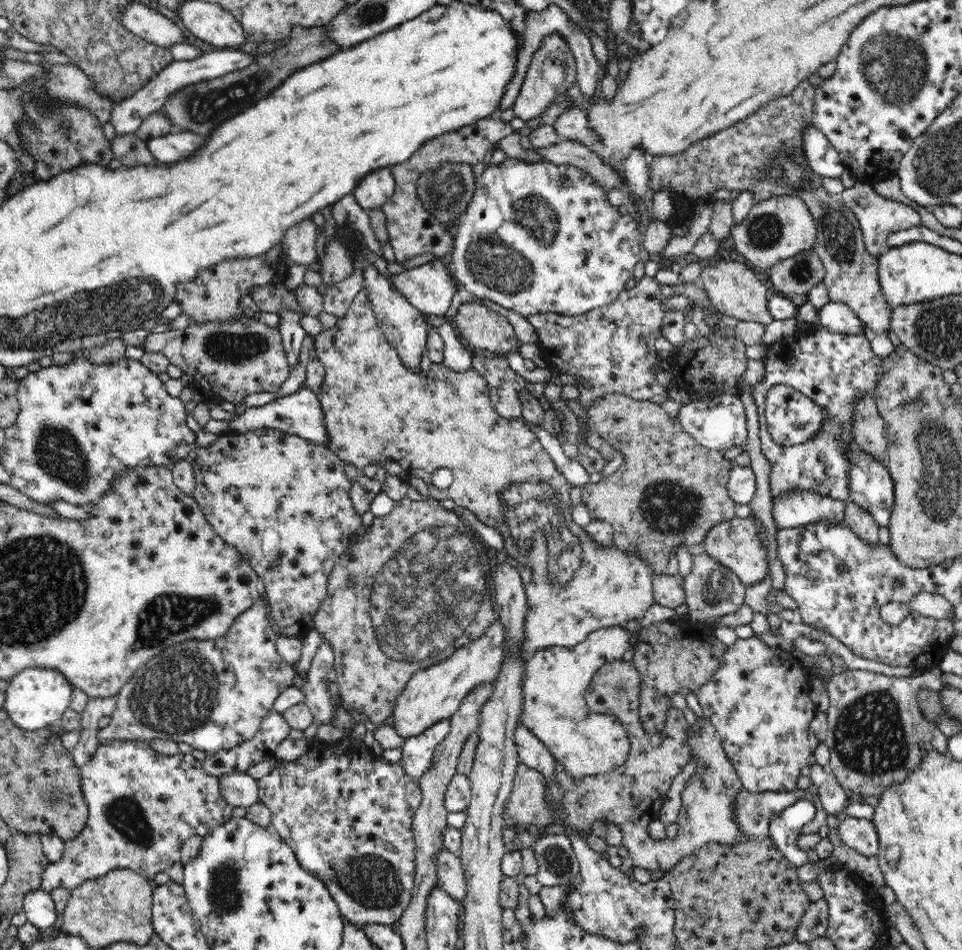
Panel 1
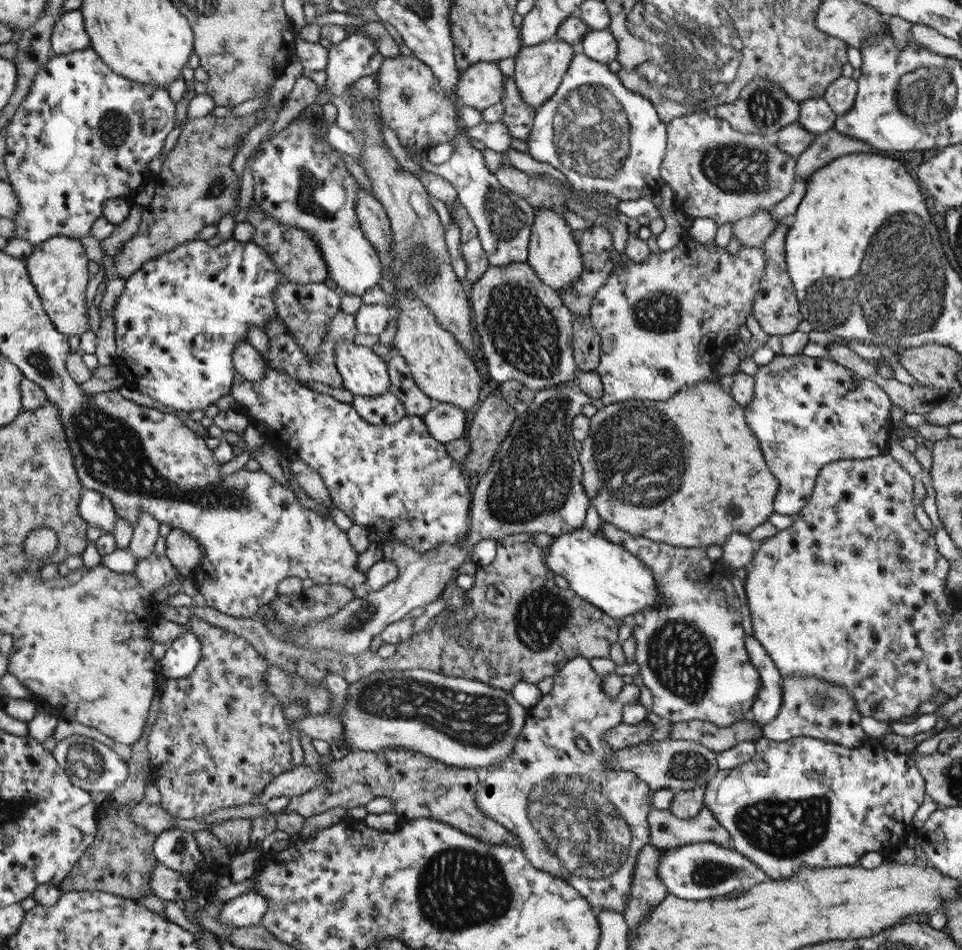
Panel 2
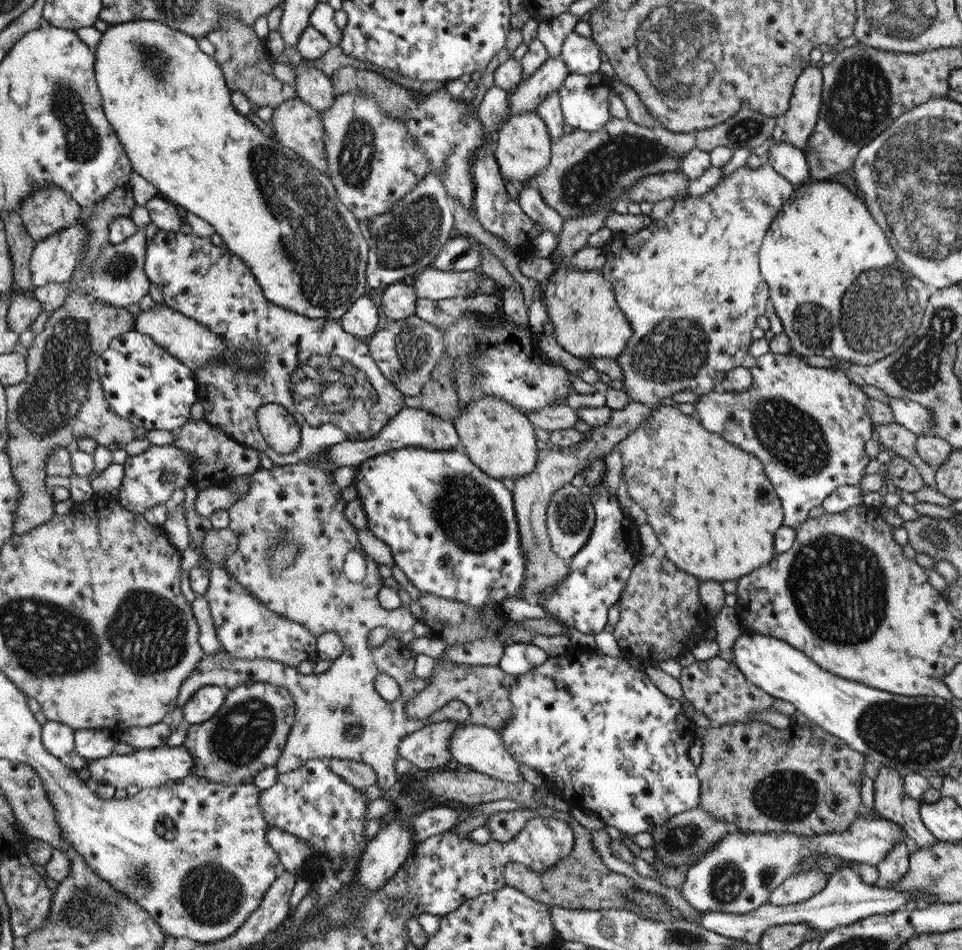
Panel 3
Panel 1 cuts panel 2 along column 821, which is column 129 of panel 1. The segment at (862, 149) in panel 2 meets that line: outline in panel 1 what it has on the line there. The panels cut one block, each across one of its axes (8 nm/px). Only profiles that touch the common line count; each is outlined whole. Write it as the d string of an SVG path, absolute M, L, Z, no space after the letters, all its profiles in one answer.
M134 133L117 135L110 144L113 155L123 167L158 166L160 163L148 149L146 141L136 137Z

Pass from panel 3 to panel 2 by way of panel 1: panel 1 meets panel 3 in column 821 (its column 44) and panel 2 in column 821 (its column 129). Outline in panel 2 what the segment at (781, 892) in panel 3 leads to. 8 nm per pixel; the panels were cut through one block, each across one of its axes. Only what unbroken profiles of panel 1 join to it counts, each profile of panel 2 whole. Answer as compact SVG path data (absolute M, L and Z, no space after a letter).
M798 736L784 742L762 737L754 743L756 756L752 760L740 764L736 768L716 771L714 777L705 786L703 804L708 805L708 809L717 818L718 823L730 835L732 848L754 862L758 868L766 872L771 880L789 879L794 874L798 874L804 866L810 869L823 869L858 865L866 852L882 853L888 858L889 851L899 849L906 842L908 834L914 832L911 820L918 811L918 807L925 801L927 792L925 791L924 777L914 766L914 760L910 754L901 753L894 756L894 750L892 752L882 750L876 754L872 746L862 745L860 748L846 748L811 736Z

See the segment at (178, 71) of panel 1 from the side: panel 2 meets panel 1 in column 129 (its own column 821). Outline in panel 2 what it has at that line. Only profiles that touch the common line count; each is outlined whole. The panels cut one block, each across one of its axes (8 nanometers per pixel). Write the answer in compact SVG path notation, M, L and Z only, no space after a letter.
M823 97L808 98L800 102L798 124L812 135L820 135L833 129L838 115Z

